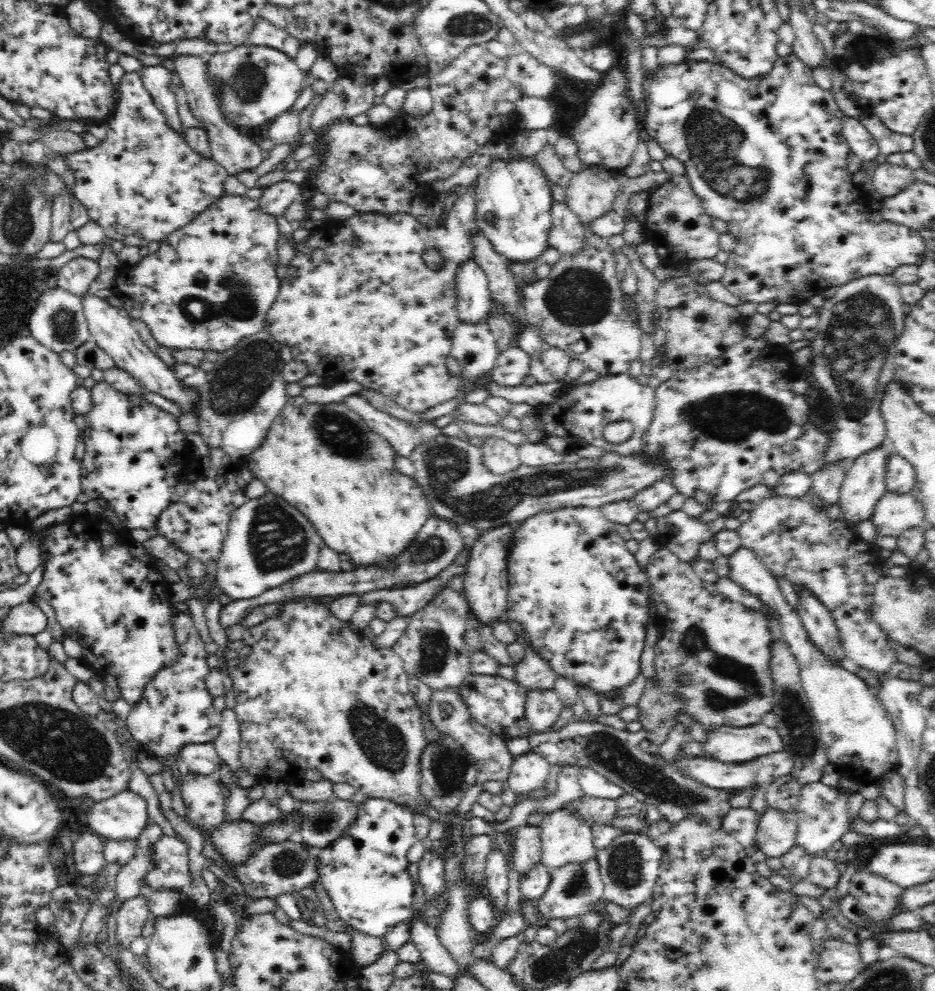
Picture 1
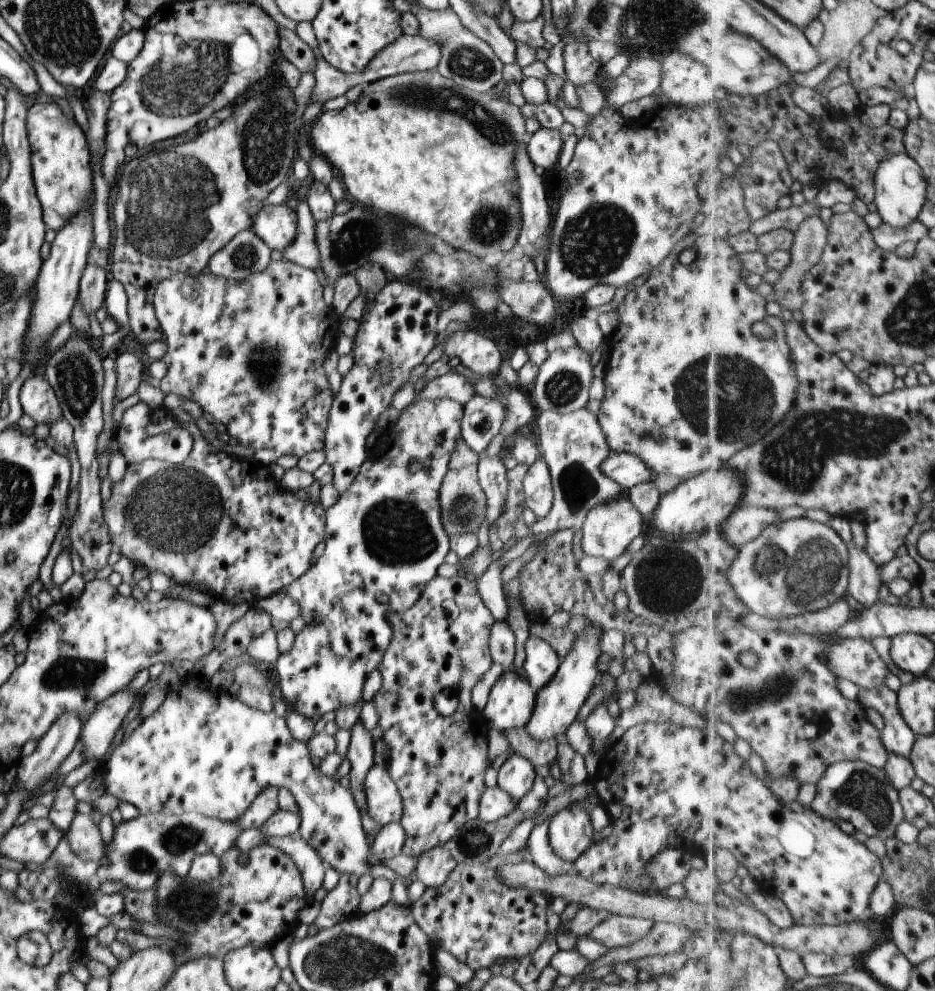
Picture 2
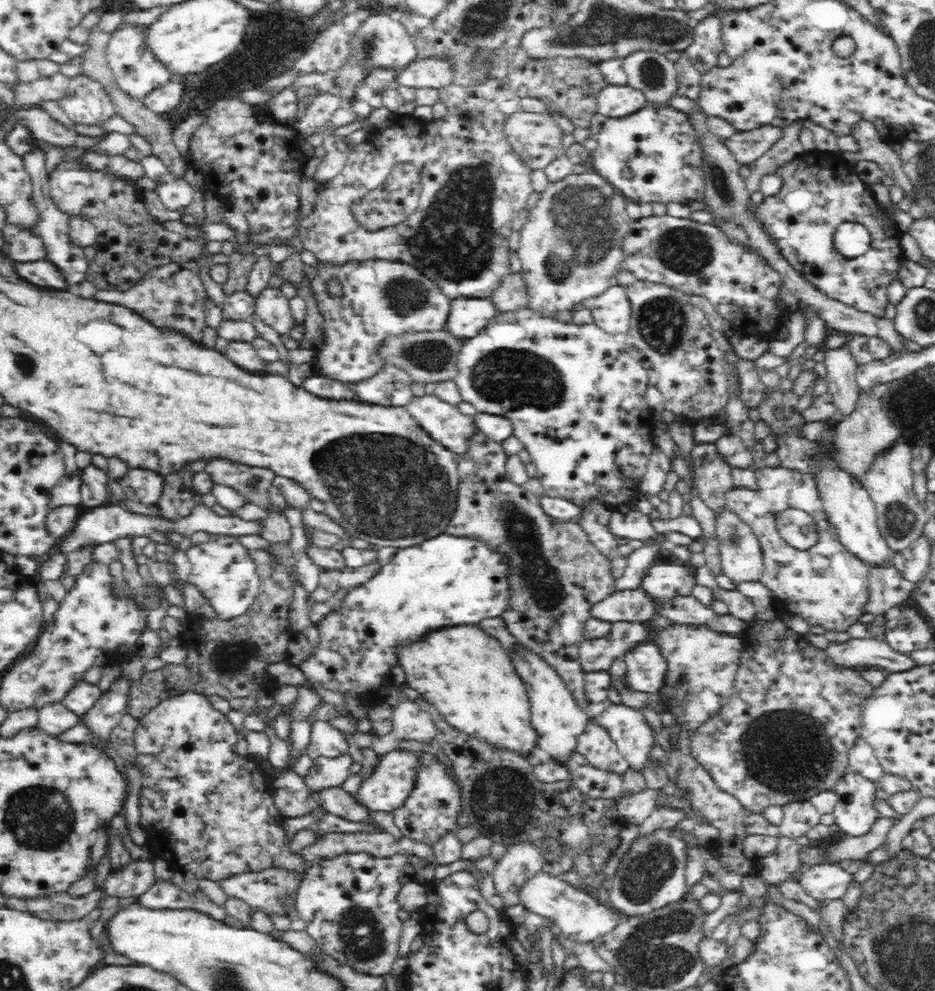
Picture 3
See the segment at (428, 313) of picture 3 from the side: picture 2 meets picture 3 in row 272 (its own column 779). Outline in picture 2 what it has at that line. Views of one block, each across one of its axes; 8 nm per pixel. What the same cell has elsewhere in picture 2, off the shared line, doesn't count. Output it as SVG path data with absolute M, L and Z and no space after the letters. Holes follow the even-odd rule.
M690 232L671 248L671 252L657 268L649 272L647 280L641 286L635 286L632 290L627 291L621 304L615 308L619 322L617 322L615 331L612 331L608 338L610 345L602 379L604 396L596 418L609 451L629 453L639 458L644 466L647 466L647 470L651 472L653 478L659 474L665 474L665 476L683 481L707 471L718 472L726 466L727 462L731 461L731 456L735 456L739 450L745 450L766 438L767 434L770 434L771 430L775 429L780 421L783 421L783 416L796 406L799 380L794 359L791 358L791 348L787 344L786 322L783 322L780 316L769 316L767 300L747 284L746 272L739 256L731 244L724 239L697 236ZM759 321L766 321L771 326L773 330L771 338L763 340L753 334L751 328L755 322Z

